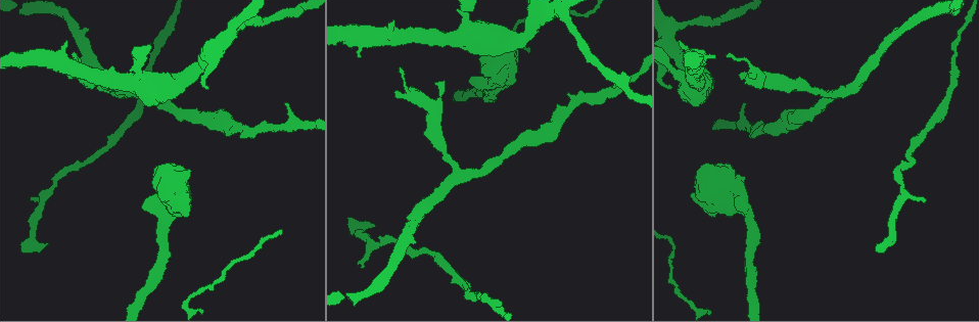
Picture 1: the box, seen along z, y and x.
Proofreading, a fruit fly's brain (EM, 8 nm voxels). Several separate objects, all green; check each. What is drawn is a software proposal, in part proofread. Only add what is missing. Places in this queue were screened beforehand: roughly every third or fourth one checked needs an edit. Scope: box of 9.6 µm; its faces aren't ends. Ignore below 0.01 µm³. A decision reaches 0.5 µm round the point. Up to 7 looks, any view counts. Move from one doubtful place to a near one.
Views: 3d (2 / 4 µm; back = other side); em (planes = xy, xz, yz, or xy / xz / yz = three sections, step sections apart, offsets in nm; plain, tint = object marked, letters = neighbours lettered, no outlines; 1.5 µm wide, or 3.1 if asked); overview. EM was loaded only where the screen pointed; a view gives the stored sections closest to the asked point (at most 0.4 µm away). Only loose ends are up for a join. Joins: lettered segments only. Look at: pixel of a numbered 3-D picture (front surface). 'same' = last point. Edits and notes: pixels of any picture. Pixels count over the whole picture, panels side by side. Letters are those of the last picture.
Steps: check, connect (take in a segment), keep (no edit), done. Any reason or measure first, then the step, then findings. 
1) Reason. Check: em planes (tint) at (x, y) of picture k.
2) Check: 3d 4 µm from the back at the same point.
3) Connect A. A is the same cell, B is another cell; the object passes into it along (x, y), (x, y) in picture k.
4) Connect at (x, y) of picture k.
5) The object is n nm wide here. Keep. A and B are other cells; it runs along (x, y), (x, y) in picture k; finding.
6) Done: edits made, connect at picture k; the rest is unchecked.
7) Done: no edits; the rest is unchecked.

Check: 3d 2 µm from the back at (668, 87) of picture 1.

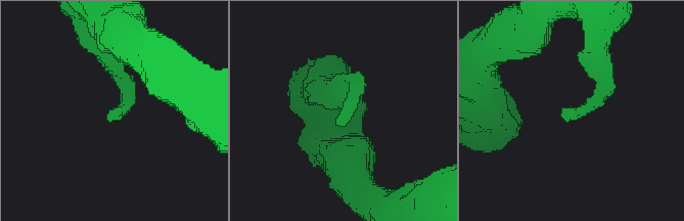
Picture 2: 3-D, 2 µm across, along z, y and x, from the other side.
Now the EM. Check: em planes (letters) at (338, 125) of picture 2.

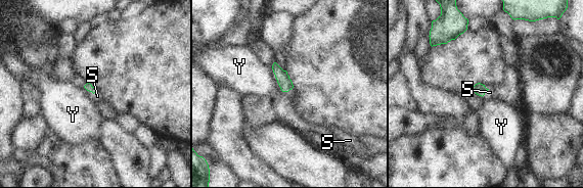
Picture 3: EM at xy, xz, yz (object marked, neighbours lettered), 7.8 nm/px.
Connect S. S is the same cell, Y is another cell; the object passes into it along (88, 86), (95, 91), (97, 96) in picture 3; it goes on there.

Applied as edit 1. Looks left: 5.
Check: overview.

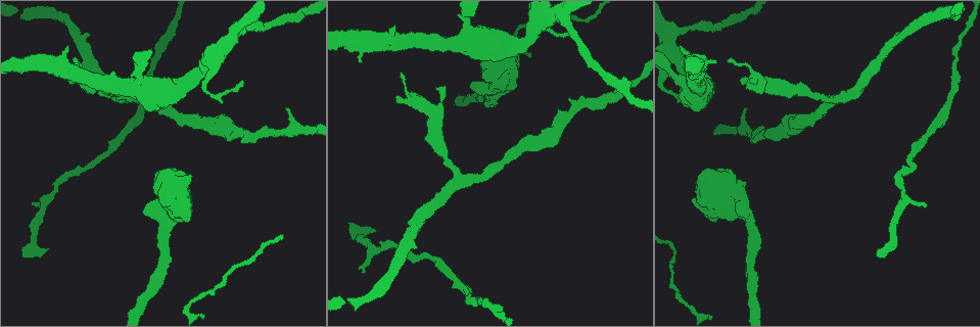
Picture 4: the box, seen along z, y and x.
Branch stops here. Check: em xz step 8 (letters) at (435, 88) of picture 4.

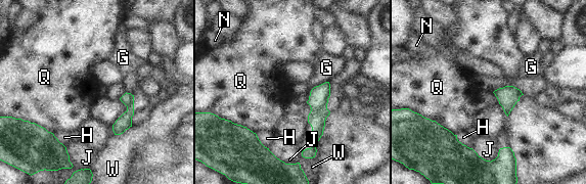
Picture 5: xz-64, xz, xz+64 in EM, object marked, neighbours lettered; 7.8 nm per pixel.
Keep. G, H, J, N, Q and W are other cells; it runs along (326, 85), (318, 97), (316, 138) in picture 5; none of them fits.

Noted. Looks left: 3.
Check: em planes (tint) at (375, 232) of picture 4.

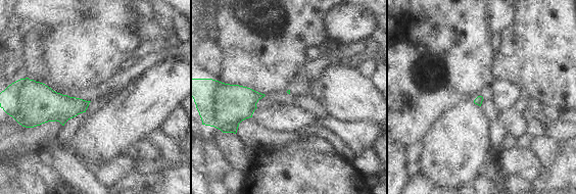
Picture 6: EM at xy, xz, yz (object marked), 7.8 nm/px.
See the neighbours. Check: em planes (letters) at the same point.

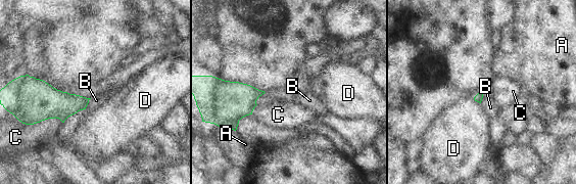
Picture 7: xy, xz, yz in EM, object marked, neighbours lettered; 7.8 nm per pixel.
Keep. A, B, C and D are other cells; a border runs along (91, 98), (85, 108) in picture 7; no lettered segment goes on from it.

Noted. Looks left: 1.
Done: edits made, connect at picture 3; the rest is unchecked.

